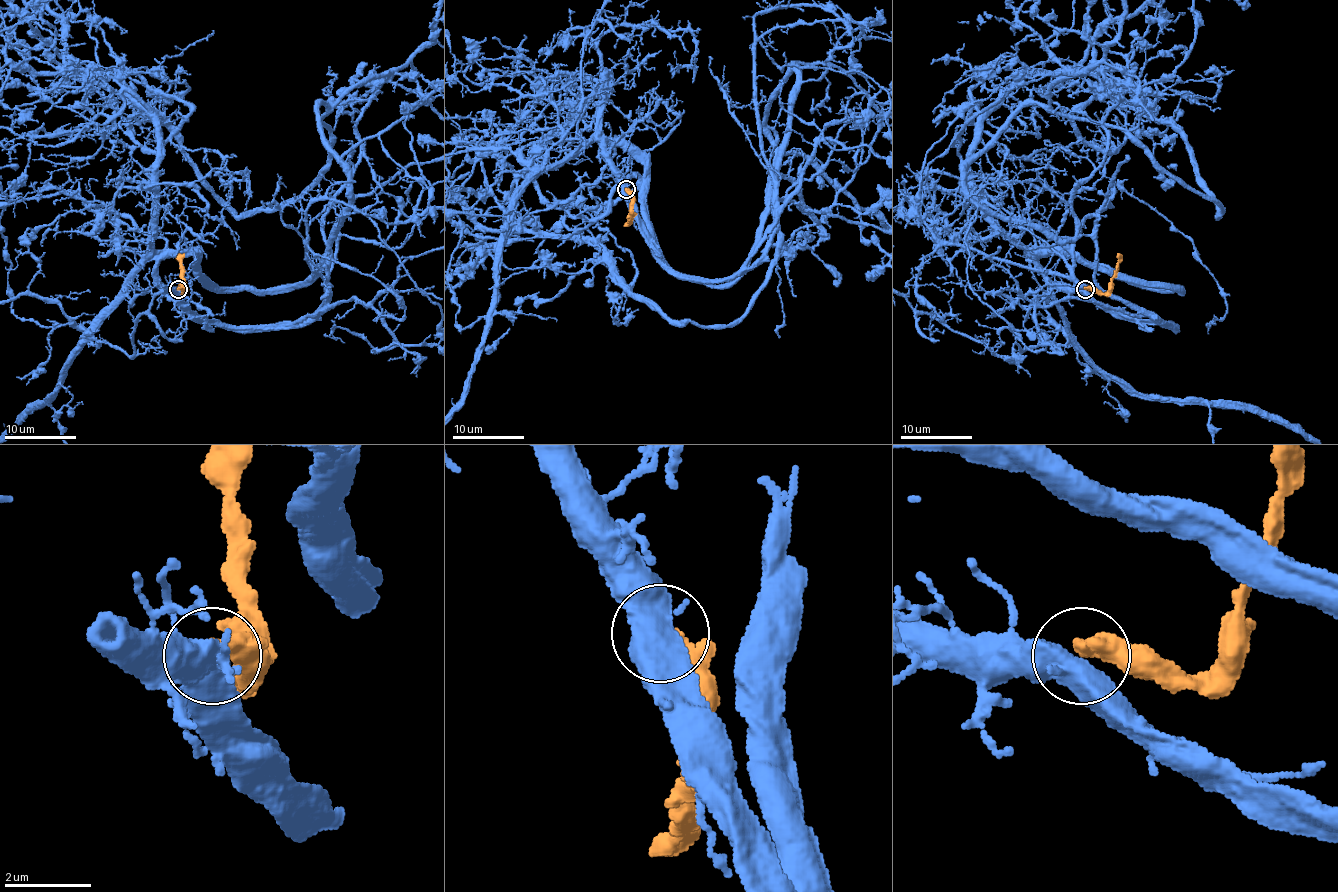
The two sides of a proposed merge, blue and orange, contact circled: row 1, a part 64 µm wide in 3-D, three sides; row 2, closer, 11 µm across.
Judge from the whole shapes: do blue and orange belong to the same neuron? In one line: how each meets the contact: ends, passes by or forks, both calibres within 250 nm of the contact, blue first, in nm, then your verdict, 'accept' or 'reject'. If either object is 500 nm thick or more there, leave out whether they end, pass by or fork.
calibres 550 and 440 nm; reject

